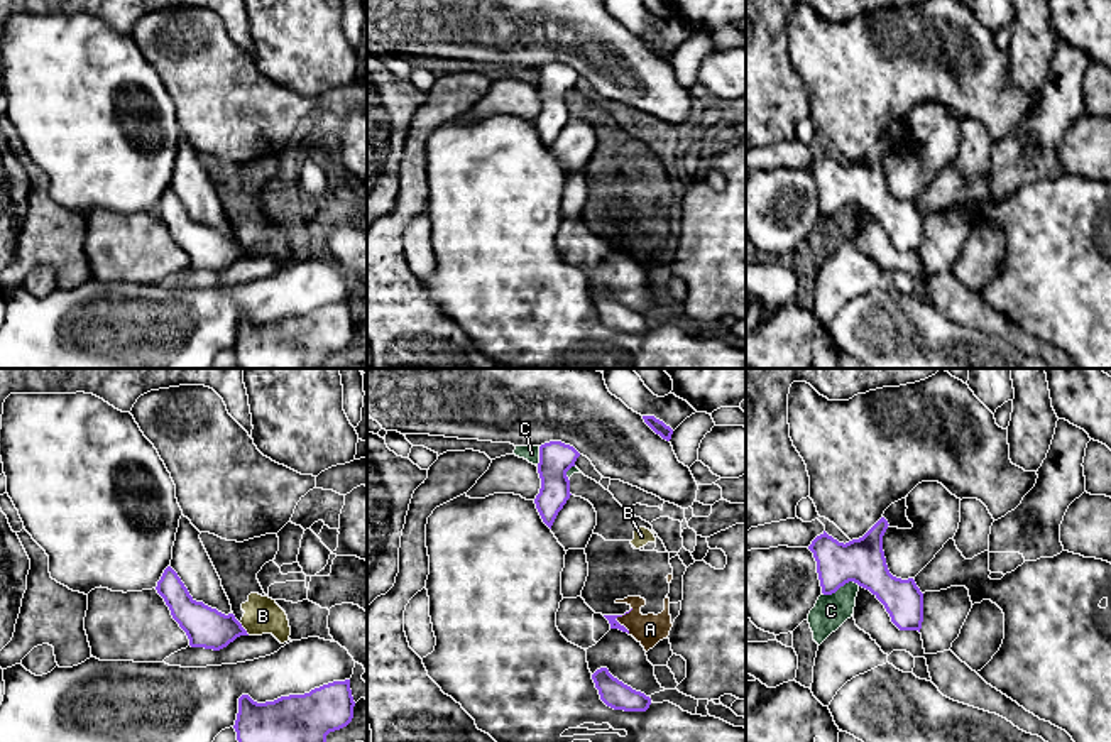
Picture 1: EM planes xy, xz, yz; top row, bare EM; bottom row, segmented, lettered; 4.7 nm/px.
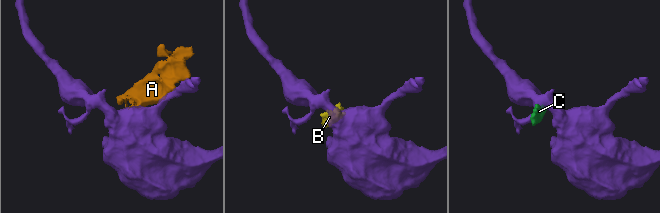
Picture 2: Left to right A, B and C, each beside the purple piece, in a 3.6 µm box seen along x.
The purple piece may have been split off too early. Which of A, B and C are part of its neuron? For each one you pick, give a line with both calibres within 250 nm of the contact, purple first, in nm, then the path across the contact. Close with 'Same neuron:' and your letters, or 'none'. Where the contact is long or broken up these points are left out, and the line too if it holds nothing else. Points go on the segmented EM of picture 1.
Same neuron: none

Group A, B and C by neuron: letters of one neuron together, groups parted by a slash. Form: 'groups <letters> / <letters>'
groups A B C

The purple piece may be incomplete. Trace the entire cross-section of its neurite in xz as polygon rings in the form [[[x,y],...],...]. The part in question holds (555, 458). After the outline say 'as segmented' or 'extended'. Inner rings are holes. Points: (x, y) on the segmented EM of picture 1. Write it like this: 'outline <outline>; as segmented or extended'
outline [[[550,441],[539,446],[538,473],[541,488],[534,504],[550,529],[572,495],[566,472],[575,466],[578,456],[580,453],[573,446],[561,441]]]; as segmented

